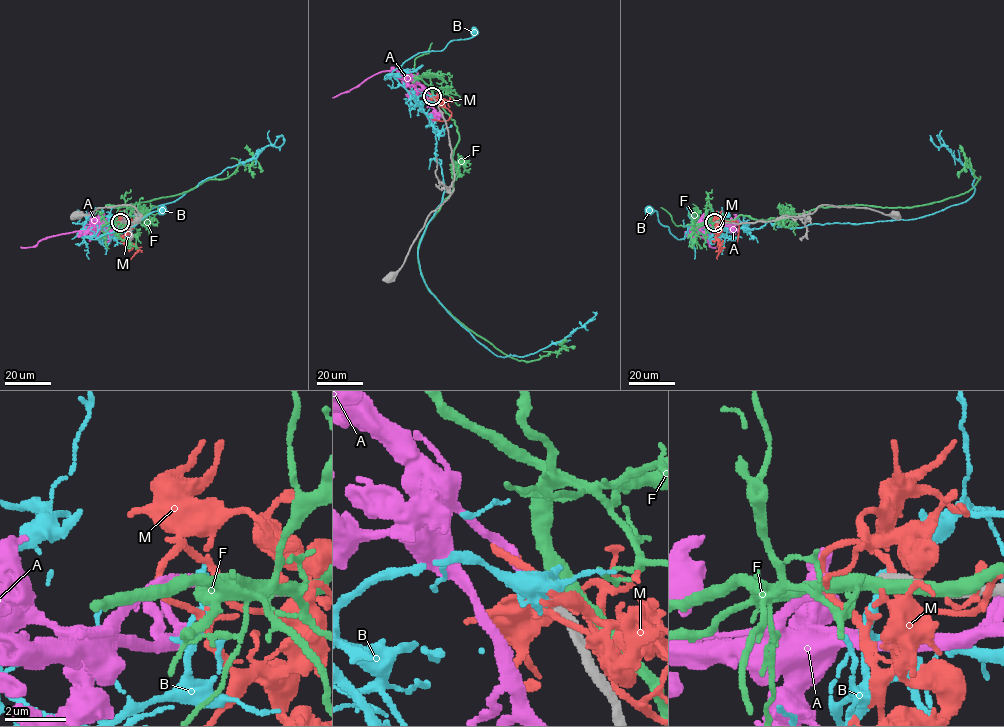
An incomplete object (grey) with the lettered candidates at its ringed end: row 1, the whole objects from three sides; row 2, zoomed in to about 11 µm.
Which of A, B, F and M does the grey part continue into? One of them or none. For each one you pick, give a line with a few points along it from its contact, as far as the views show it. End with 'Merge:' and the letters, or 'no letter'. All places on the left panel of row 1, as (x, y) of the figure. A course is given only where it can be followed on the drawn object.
A: it runs (120, 222), (102, 228), (45, 237), (34, 246), (20, 247)
Merge: A

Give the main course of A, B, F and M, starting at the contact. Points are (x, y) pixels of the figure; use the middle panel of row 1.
A: (432, 97), (405, 72), (391, 70), (379, 72), (332, 97)
B: (432, 97), (425, 94), (413, 98), (391, 72), (419, 53), (443, 50), (451, 41), (470, 38), (473, 31)
F: (433, 96), (454, 121), (459, 140), (453, 189), (419, 244), (427, 290), (518, 360), (557, 352), (565, 340)
M: (433, 99), (439, 100), (437, 102), (435, 97), (440, 101), (449, 101), (443, 99)

